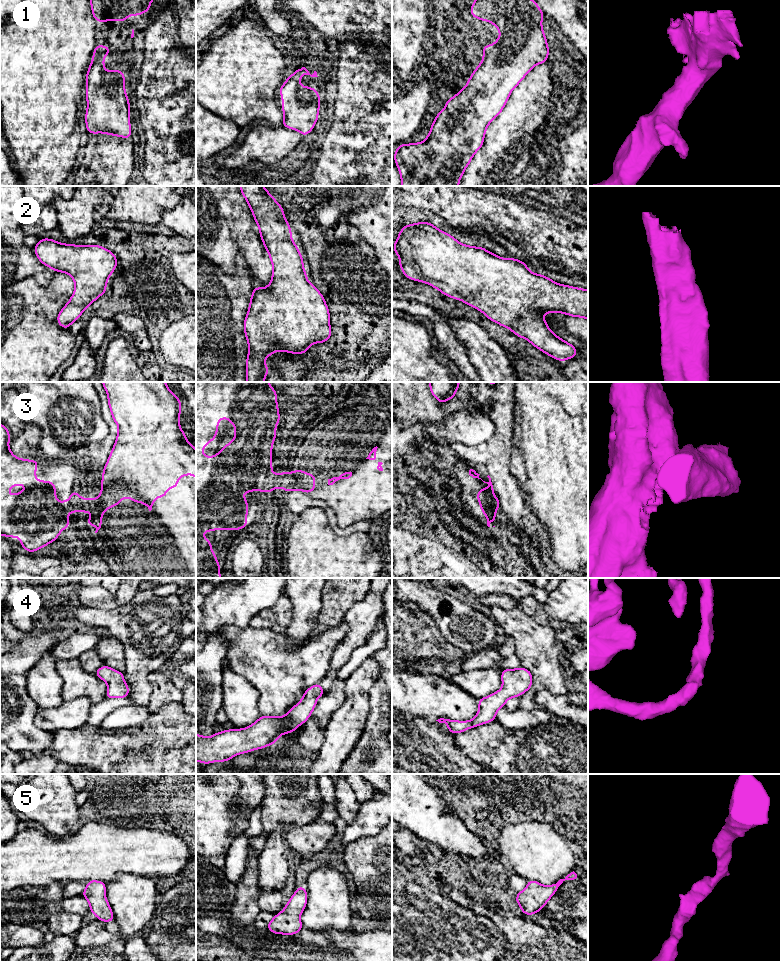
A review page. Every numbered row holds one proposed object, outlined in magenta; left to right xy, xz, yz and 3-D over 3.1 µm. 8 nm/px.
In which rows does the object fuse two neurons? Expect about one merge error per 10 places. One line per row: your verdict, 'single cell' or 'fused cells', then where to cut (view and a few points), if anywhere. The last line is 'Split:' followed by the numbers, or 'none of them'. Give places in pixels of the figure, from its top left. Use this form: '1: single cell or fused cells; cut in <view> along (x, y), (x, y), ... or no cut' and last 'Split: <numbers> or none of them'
1: single cell; no cut
2: single cell; no cut
3: fused cells; cut in yz along (498, 501), (481, 504)
4: single cell; no cut
5: single cell; no cut
Split: 3

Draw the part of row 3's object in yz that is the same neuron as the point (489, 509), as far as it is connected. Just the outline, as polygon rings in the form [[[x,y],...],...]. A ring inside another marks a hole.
[[[499,502],[481,504],[481,513],[484,513],[487,516],[488,527],[490,527],[490,524],[496,520],[495,512],[500,507],[501,505]]]

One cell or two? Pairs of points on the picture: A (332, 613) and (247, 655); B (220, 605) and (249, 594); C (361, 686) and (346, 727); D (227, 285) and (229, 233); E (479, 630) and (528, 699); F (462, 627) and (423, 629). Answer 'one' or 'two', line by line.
A: two
B: one
C: one
D: two
E: two
F: two

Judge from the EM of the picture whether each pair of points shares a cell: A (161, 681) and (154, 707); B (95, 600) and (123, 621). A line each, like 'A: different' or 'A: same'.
A: same
B: different

